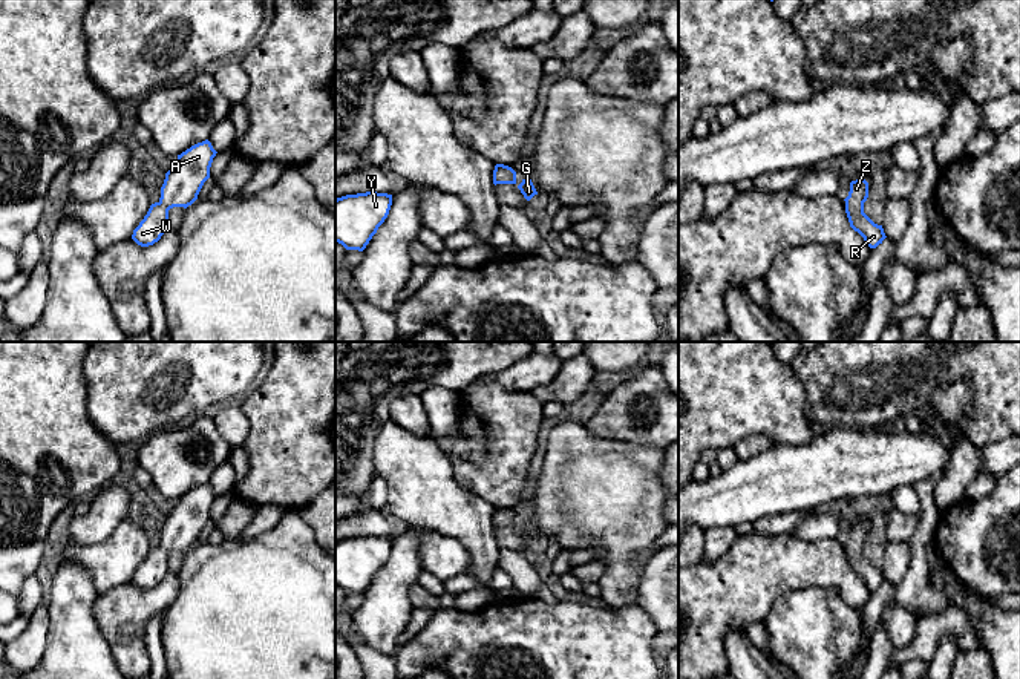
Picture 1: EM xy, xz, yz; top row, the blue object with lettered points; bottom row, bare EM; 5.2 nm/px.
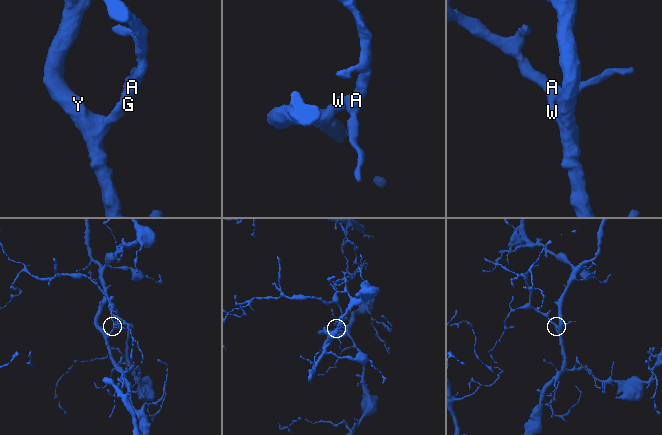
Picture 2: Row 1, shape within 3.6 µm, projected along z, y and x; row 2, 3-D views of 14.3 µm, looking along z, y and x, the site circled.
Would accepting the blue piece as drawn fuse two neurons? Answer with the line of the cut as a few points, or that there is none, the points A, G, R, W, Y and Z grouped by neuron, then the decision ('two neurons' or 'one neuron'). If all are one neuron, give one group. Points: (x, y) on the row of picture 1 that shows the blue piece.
cut none; groups A G R W Y Z; one neuron

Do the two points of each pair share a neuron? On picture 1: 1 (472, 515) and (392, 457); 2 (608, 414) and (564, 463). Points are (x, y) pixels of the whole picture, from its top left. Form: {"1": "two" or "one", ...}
{"1": "one", "2": "two"}

